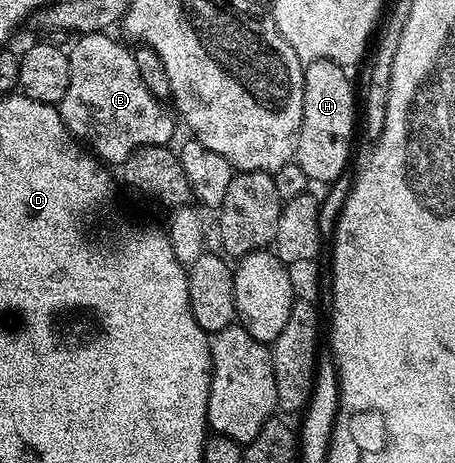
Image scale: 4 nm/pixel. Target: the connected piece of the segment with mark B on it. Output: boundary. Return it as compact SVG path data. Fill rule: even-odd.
M88 32L79 35L74 45L69 45L68 91L64 93L64 98L56 107L64 126L74 135L75 140L85 145L99 161L107 165L120 166L126 161L128 154L132 154L137 148L153 144L169 145L170 139L174 136L176 116L163 101L154 97L152 90L148 90L148 86L144 84L144 78L140 78L140 70L136 67L133 51L129 47L126 49L127 45L121 39L113 40L112 37L113 35L105 32Z

